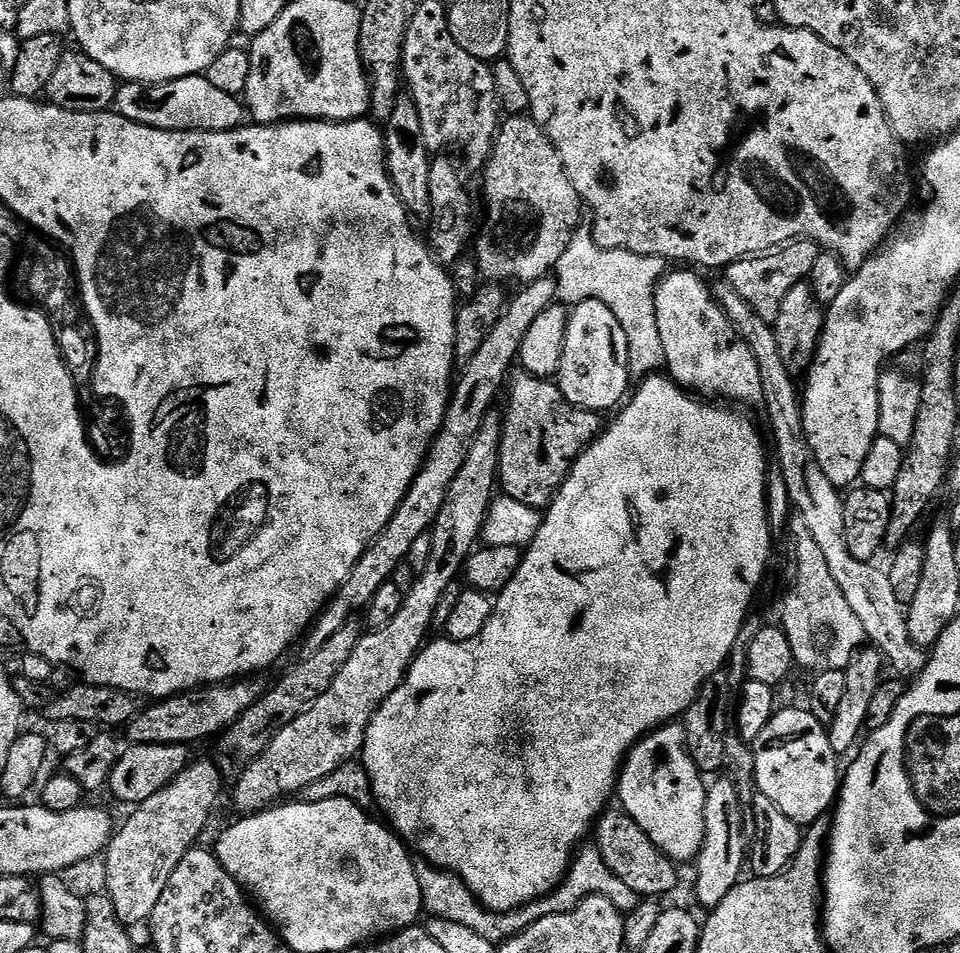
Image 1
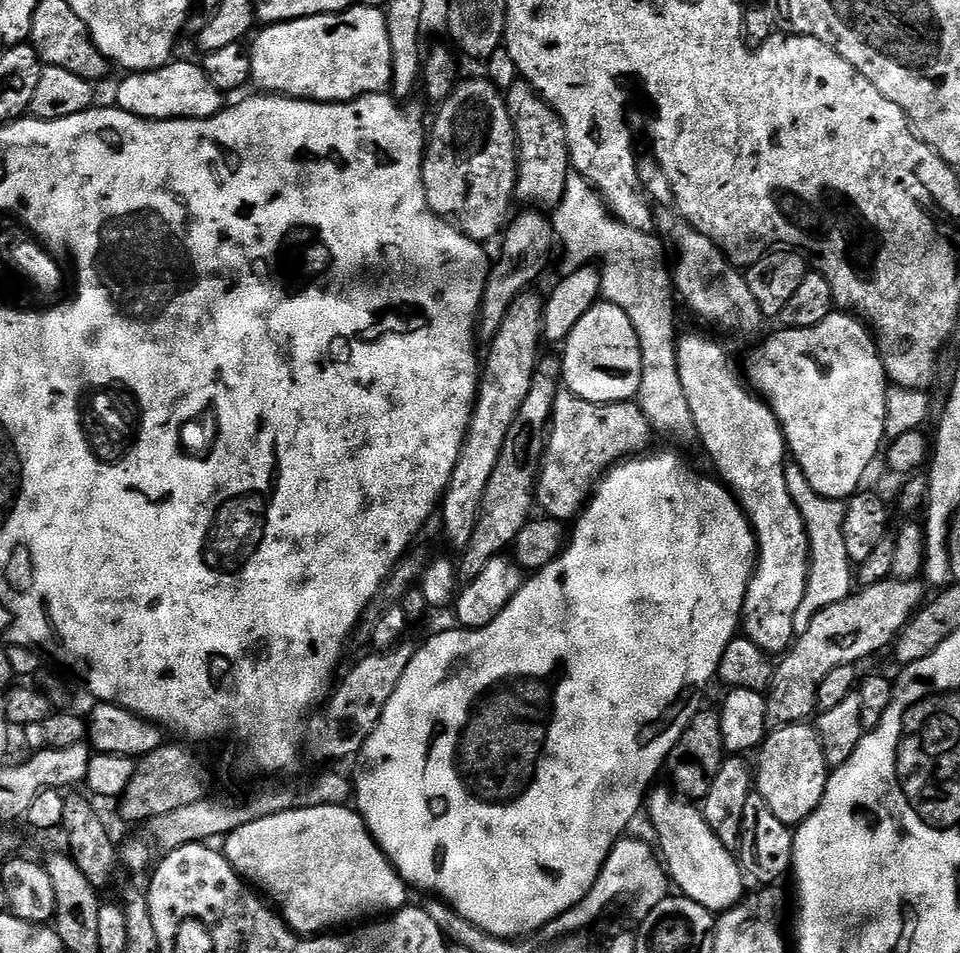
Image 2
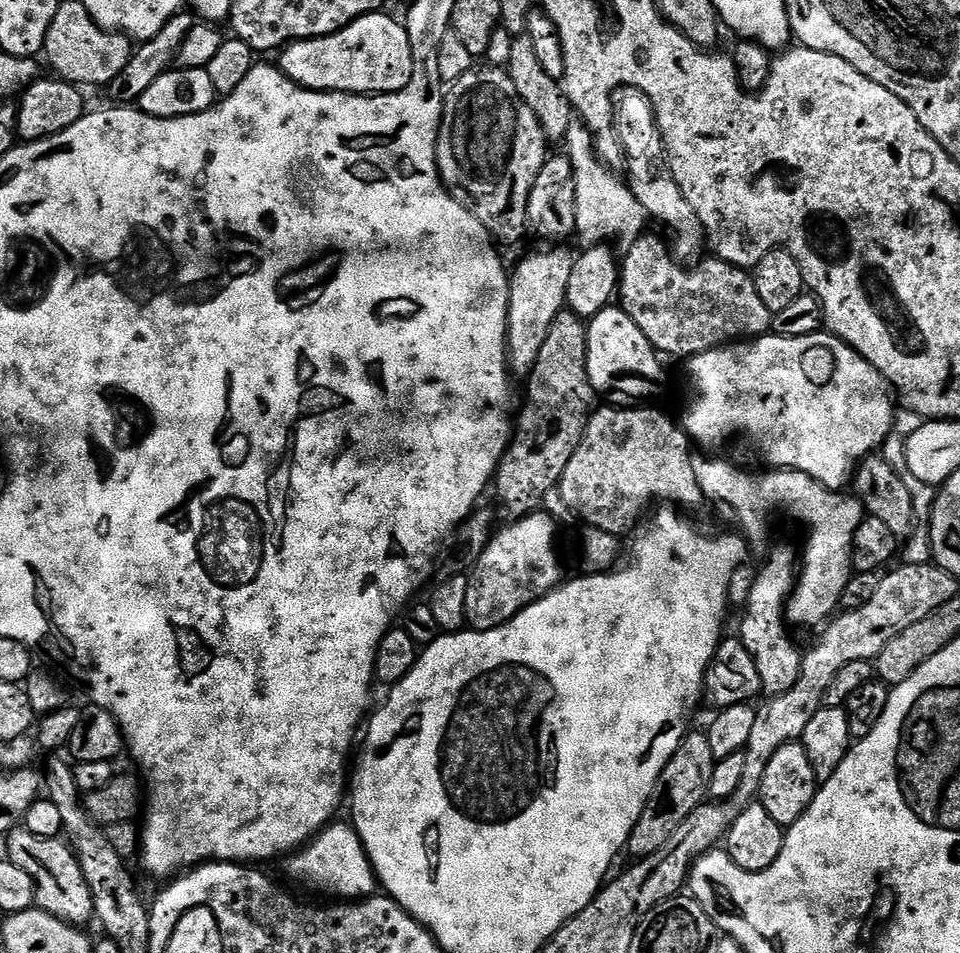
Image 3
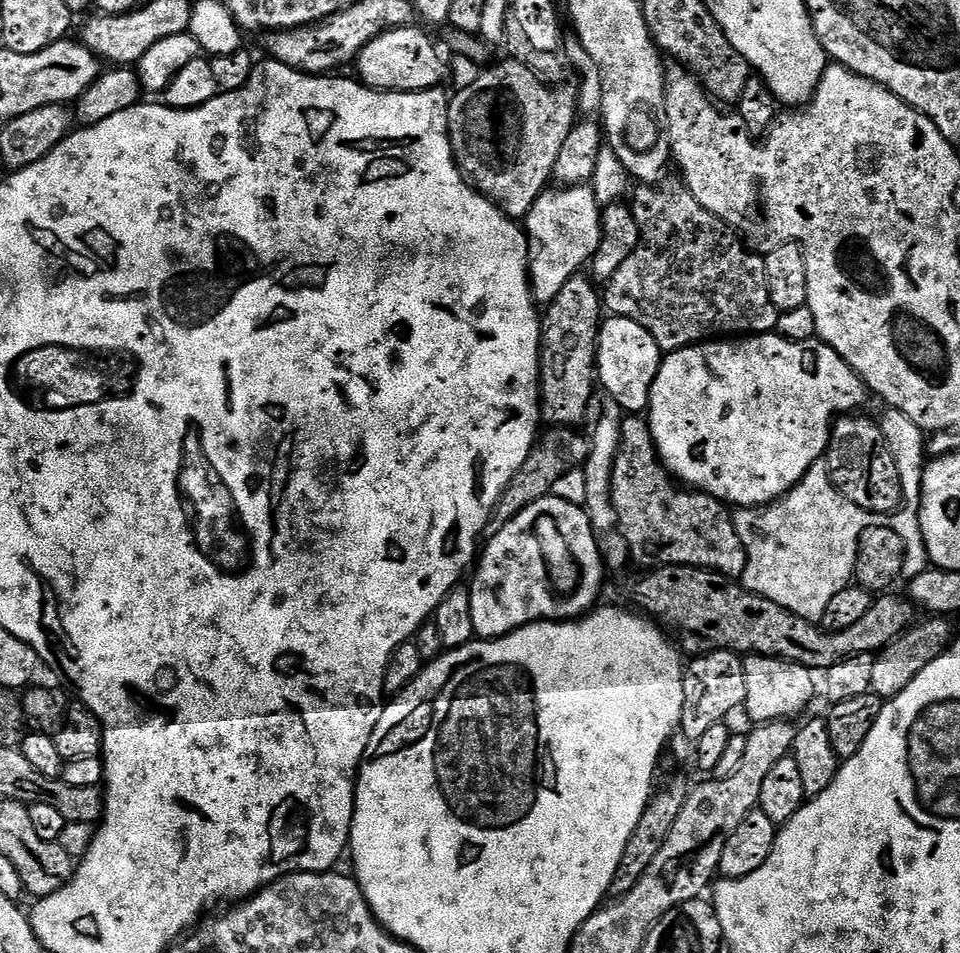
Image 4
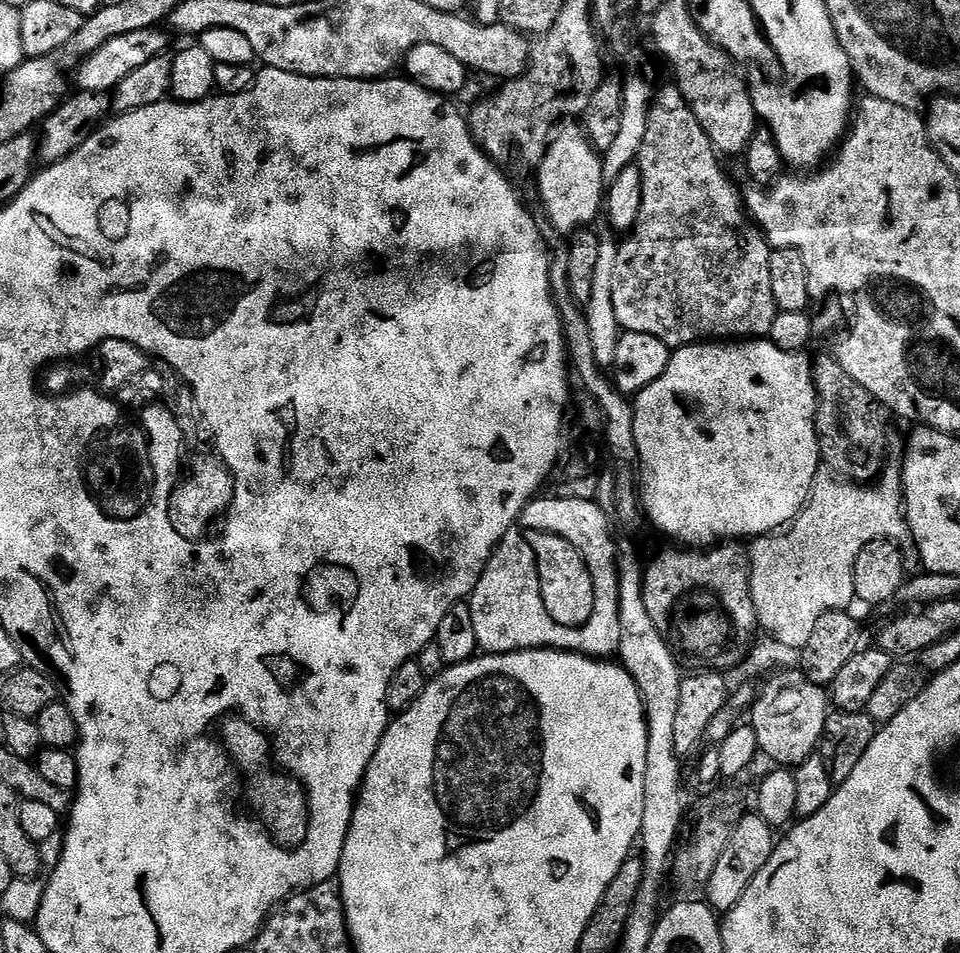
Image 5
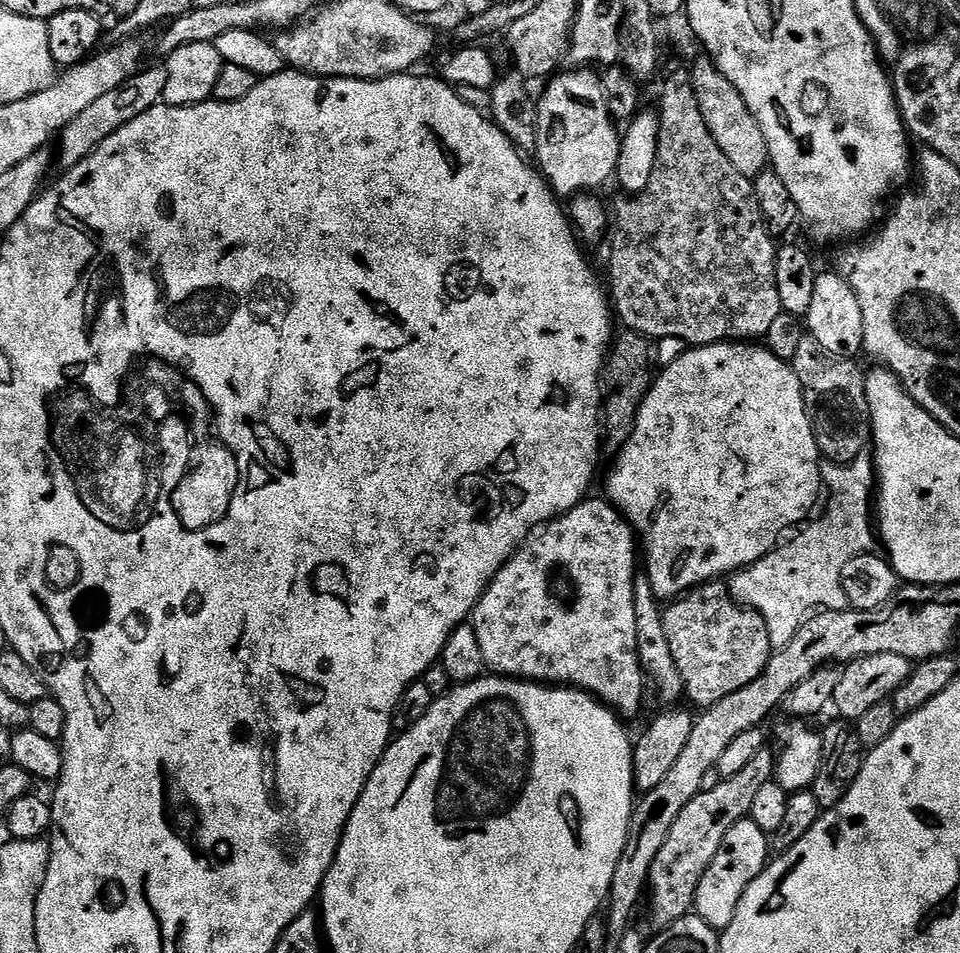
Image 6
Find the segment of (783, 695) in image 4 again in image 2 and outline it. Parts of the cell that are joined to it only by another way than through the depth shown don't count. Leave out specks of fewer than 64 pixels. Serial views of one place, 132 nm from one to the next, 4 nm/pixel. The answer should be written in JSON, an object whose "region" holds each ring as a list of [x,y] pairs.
{"region":[[[688,332],[685,336],[683,333],[677,339],[676,353],[682,390],[686,394],[690,414],[694,414],[698,444],[708,451],[708,456],[716,467],[715,475],[735,496],[740,509],[752,525],[752,533],[756,536],[756,567],[752,569],[752,577],[744,599],[743,635],[763,652],[783,654],[792,647],[797,637],[794,632],[794,614],[802,605],[802,600],[808,597],[812,559],[807,527],[798,506],[790,496],[790,486],[786,486],[786,461],[790,453],[788,445],[784,442],[784,432],[780,429],[780,423],[772,413],[771,406],[749,387],[741,369],[740,372],[736,369],[735,362],[728,357],[727,350],[718,341],[711,340],[700,332]]]}

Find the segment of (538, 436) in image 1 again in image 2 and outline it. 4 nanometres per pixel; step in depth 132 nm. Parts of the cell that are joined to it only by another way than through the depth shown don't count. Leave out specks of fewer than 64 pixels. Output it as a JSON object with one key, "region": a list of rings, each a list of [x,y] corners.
{"region":[[[560,390],[553,403],[547,444],[536,480],[535,503],[544,511],[541,513],[549,520],[575,521],[608,469],[616,467],[625,458],[643,453],[652,436],[651,422],[642,414],[639,404],[632,400],[595,404],[578,398],[573,392]]]}

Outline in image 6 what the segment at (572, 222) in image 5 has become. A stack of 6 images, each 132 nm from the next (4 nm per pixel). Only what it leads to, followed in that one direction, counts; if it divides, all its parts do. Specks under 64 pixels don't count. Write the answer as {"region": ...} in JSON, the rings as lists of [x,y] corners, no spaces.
{"region":[[[588,66],[575,70],[577,72],[561,71],[553,75],[547,81],[548,89],[538,96],[536,105],[537,150],[534,160],[552,191],[560,198],[600,190],[607,180],[615,177],[620,153],[622,132],[608,109],[601,73]]]}

